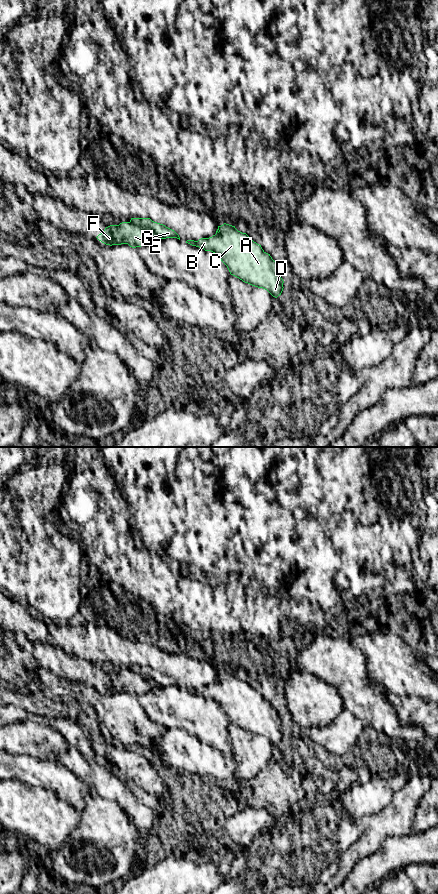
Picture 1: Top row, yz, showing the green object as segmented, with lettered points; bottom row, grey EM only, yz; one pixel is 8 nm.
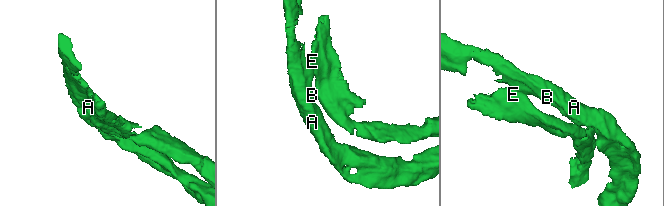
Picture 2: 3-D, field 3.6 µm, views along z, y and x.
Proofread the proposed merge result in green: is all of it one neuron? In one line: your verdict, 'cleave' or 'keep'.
cleave

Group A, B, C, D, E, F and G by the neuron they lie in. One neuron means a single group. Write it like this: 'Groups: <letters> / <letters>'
Groups: A B C D G / E F

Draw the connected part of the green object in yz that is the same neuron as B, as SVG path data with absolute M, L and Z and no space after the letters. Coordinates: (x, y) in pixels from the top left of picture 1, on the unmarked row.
M224 671L212 685L186 691L215 701L230 722L243 730L263 736L275 746L281 743L284 729L277 711L261 693L235 674Z

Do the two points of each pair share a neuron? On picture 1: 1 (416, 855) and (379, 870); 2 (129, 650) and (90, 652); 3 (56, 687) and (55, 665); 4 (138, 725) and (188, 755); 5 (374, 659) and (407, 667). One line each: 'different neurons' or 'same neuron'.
1: same neuron
2: same neuron
3: different neurons
4: different neurons
5: same neuron

